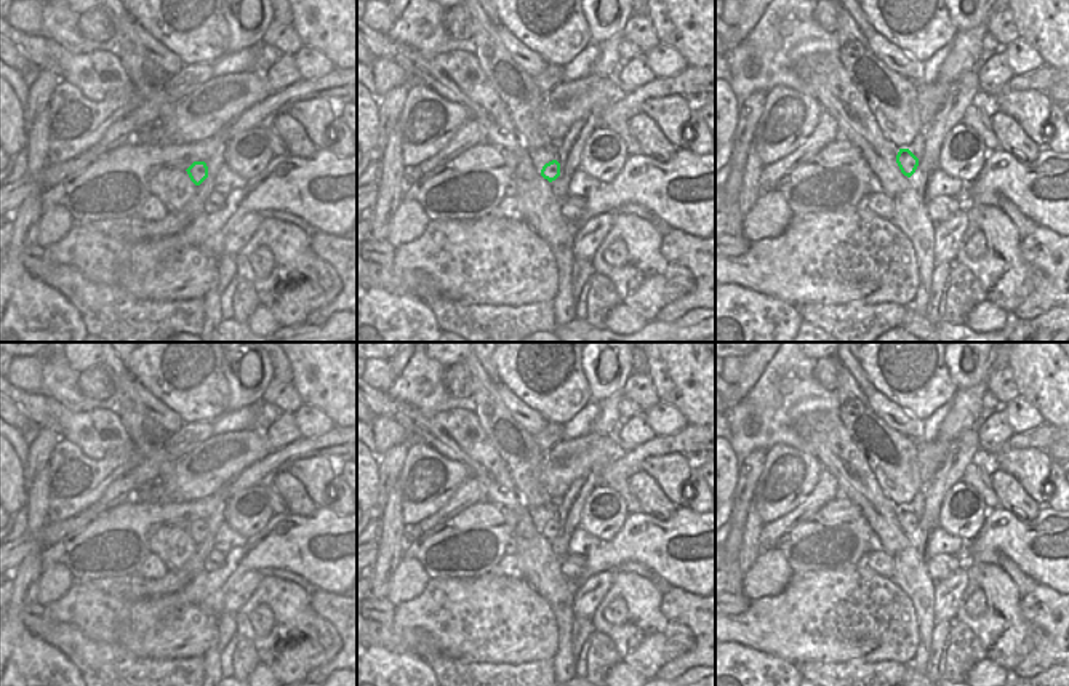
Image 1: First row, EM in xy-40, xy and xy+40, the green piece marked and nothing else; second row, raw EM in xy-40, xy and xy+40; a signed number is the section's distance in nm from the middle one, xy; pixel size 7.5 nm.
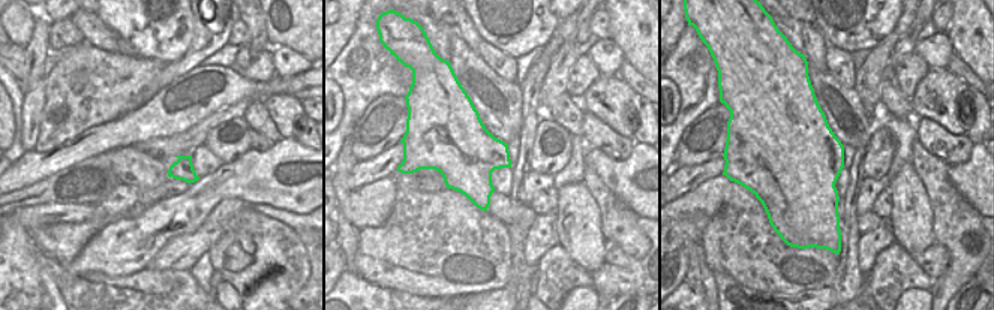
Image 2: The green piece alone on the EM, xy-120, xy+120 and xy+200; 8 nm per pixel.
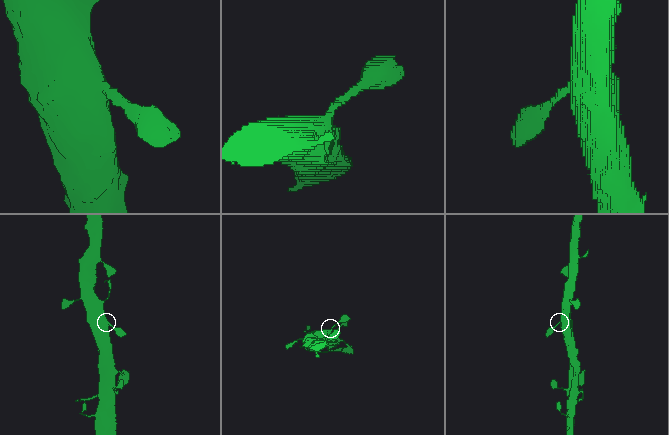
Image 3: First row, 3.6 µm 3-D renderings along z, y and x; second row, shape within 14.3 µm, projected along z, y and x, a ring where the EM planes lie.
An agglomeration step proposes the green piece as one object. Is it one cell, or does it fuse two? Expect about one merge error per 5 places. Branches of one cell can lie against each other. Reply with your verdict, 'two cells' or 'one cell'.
one cell

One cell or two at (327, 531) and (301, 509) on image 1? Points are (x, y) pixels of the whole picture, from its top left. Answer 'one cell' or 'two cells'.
two cells

